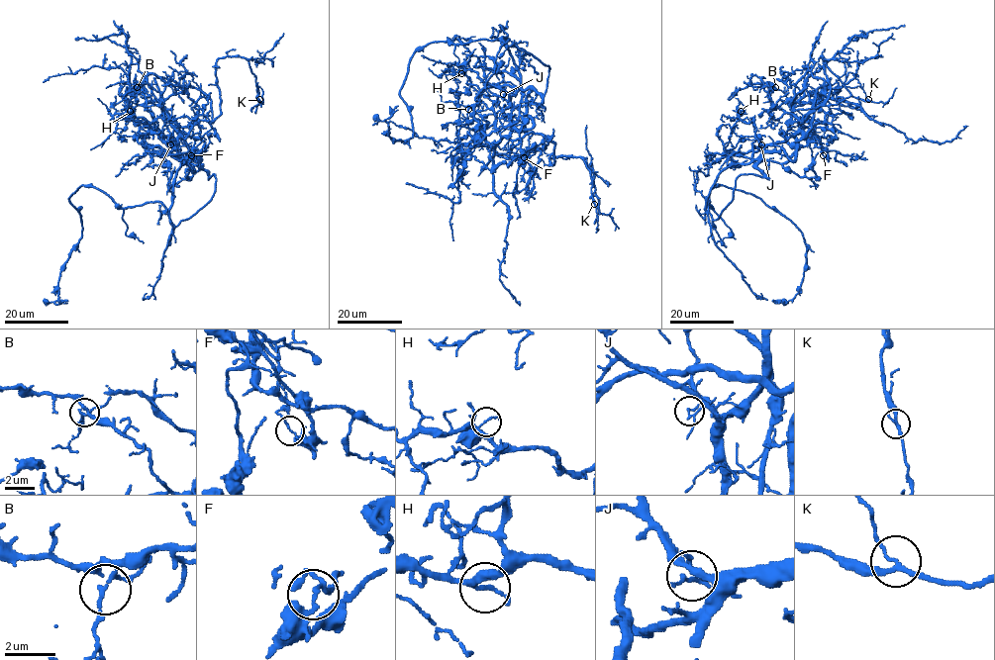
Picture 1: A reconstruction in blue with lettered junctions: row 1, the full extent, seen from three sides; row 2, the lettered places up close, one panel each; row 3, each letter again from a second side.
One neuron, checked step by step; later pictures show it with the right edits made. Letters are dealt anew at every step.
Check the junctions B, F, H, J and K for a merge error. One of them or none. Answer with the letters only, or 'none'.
F

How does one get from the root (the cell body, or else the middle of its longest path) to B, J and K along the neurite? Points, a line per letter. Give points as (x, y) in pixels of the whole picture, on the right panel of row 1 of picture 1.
B: (724, 170), (749, 163), (767, 144), (783, 142), (801, 129), (800, 119), (770, 101), (770, 91), (775, 87)
J: (724, 170), (734, 164), (753, 161), (763, 149), (761, 144)
K: (724, 170), (749, 163), (767, 144), (806, 127), (798, 122), (830, 91), (822, 56), (853, 96), (868, 99)

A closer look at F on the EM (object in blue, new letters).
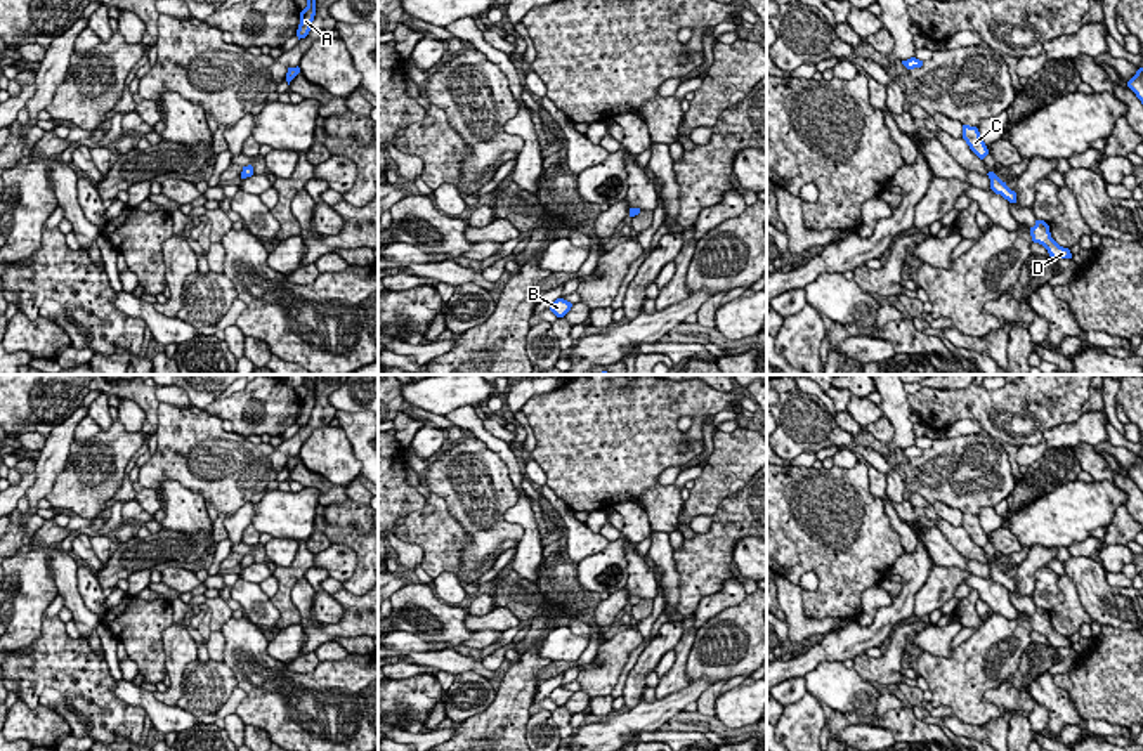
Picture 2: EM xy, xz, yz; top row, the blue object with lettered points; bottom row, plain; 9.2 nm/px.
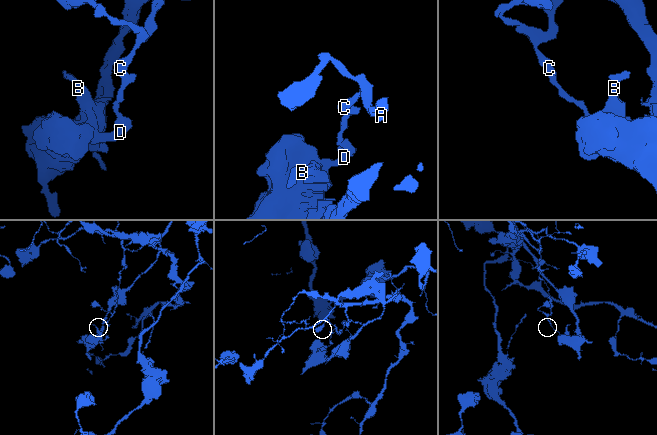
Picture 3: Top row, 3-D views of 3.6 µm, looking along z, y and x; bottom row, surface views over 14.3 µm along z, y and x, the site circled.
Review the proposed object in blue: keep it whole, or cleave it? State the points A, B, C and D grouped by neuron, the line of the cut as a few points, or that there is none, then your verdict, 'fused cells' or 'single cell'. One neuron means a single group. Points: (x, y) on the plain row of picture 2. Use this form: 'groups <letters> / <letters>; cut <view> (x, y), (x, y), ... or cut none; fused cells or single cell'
groups A C / B D; cut xz (632, 597), (635, 602); fused cells

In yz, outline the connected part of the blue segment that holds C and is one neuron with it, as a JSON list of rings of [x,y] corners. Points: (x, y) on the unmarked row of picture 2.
[[[963,513],[963,527],[966,529],[966,532],[970,534],[970,538],[980,548],[983,548],[989,543],[989,538],[985,534],[985,531],[982,529],[980,520],[978,520],[976,515]]]

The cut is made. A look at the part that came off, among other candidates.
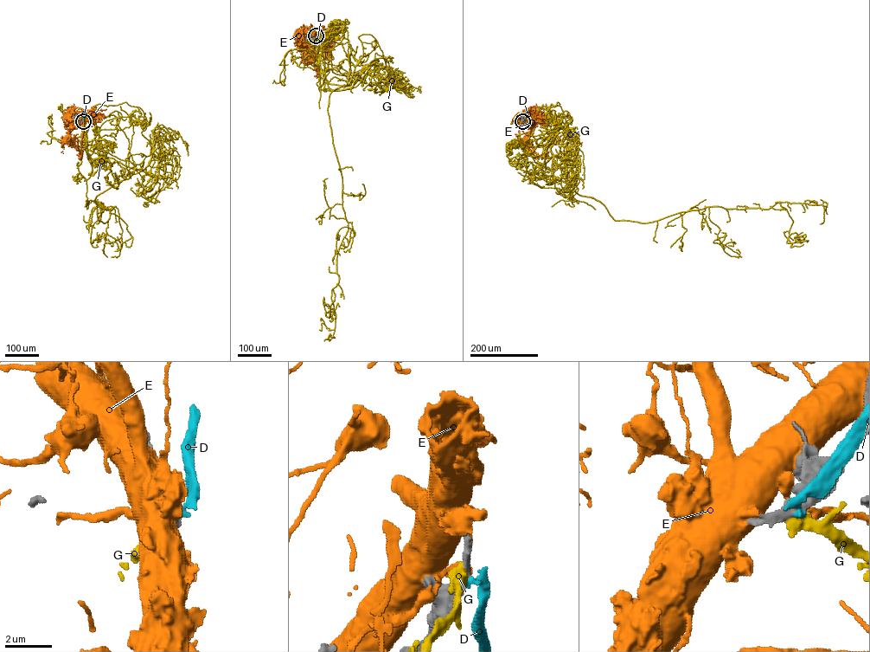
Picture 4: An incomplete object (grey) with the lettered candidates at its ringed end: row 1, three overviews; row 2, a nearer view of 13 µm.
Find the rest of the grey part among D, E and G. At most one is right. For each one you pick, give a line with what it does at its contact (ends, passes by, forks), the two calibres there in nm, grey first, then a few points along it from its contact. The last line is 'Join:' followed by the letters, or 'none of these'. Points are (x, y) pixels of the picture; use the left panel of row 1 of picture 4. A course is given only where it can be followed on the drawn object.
Join: none of these

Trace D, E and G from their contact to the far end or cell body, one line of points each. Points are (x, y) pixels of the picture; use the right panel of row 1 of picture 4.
D: (522, 121), (528, 108)
E: (521, 121), (519, 130), (521, 141), (527, 151), (535, 158), (543, 156), (549, 145), (565, 138)
G: (522, 121), (551, 121), (545, 114)

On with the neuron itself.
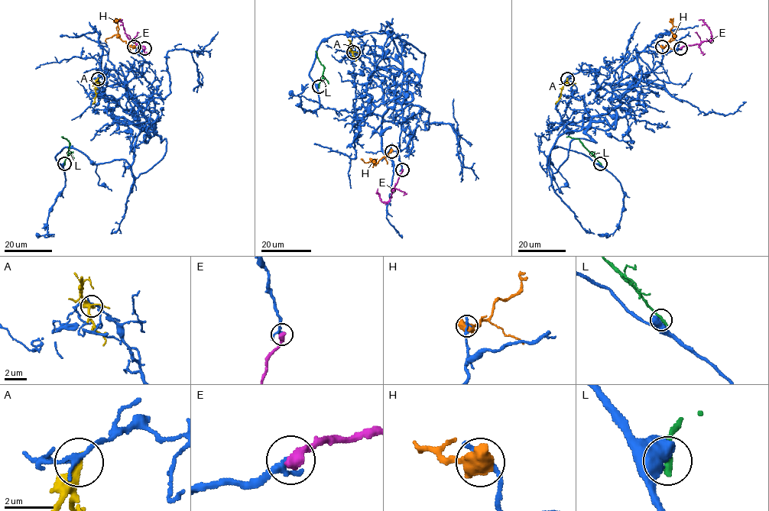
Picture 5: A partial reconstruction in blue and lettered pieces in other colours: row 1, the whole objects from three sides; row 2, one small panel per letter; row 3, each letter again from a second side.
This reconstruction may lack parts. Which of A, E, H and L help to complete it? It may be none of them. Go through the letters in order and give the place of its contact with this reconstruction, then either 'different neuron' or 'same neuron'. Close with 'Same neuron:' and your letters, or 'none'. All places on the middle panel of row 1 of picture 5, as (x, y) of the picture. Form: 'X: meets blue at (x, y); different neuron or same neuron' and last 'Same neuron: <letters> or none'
A: meets blue at (353, 52); different neuron
E: meets blue at (402, 169); same neuron
H: meets blue at (391, 151); different neuron
L: meets blue at (319, 86); different neuron
Same neuron: E

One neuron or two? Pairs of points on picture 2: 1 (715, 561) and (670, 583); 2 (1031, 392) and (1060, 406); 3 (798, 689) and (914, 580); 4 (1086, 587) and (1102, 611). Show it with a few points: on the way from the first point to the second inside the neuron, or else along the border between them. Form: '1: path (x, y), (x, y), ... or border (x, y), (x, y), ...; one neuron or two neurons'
1: border (673, 550), (673, 568), (679, 574), (677, 611); two neurons
2: path (1038, 398), (1053, 403); one neuron
3: border (802, 675), (790, 677), (784, 682); two neurons
4: path (1091, 592), (1102, 606); one neuron

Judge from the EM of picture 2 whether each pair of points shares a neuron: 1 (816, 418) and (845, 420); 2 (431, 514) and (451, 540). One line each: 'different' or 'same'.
1: different
2: same

